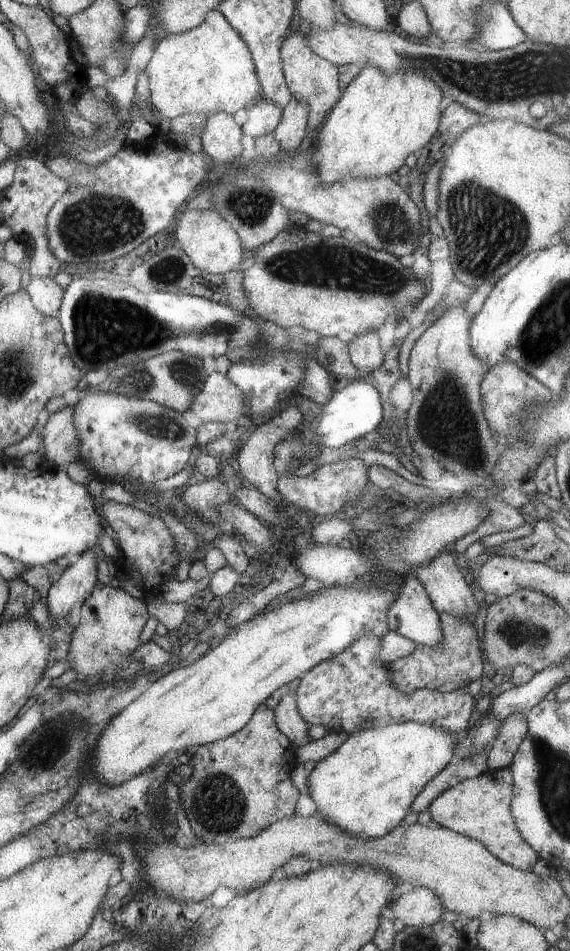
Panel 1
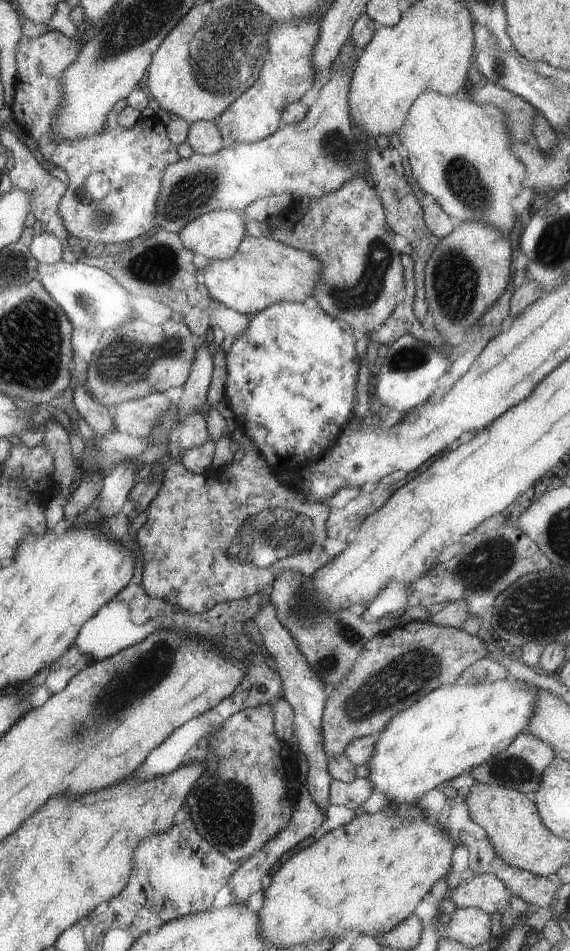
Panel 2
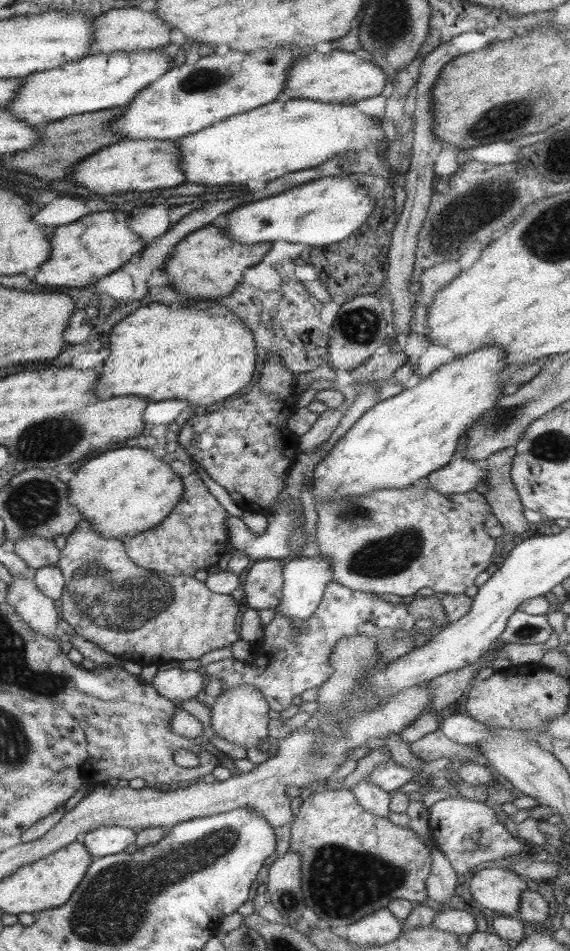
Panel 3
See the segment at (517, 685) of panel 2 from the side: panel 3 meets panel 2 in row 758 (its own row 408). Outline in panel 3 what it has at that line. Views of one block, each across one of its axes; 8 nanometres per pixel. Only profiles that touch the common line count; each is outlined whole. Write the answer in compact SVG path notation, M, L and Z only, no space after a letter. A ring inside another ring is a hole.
M481 347L466 356L453 358L413 388L377 402L347 429L325 453L326 457L318 462L313 470L313 484L309 492L318 500L328 500L333 496L361 496L377 489L403 489L424 480L431 472L443 469L457 450L457 439L464 434L467 426L493 408L499 394L503 398L504 386L500 385L505 385L510 372L505 366L503 349Z

